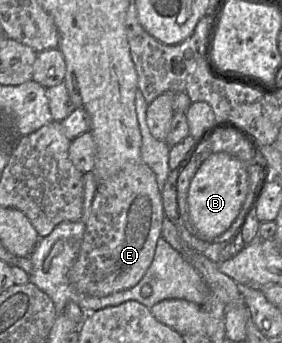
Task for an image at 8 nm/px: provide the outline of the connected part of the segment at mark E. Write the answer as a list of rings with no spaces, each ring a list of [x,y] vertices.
[[[142,160],[130,161],[112,176],[98,182],[79,254],[68,272],[70,285],[78,292],[93,297],[105,297],[134,287],[152,263],[163,219],[162,195],[155,174]]]

